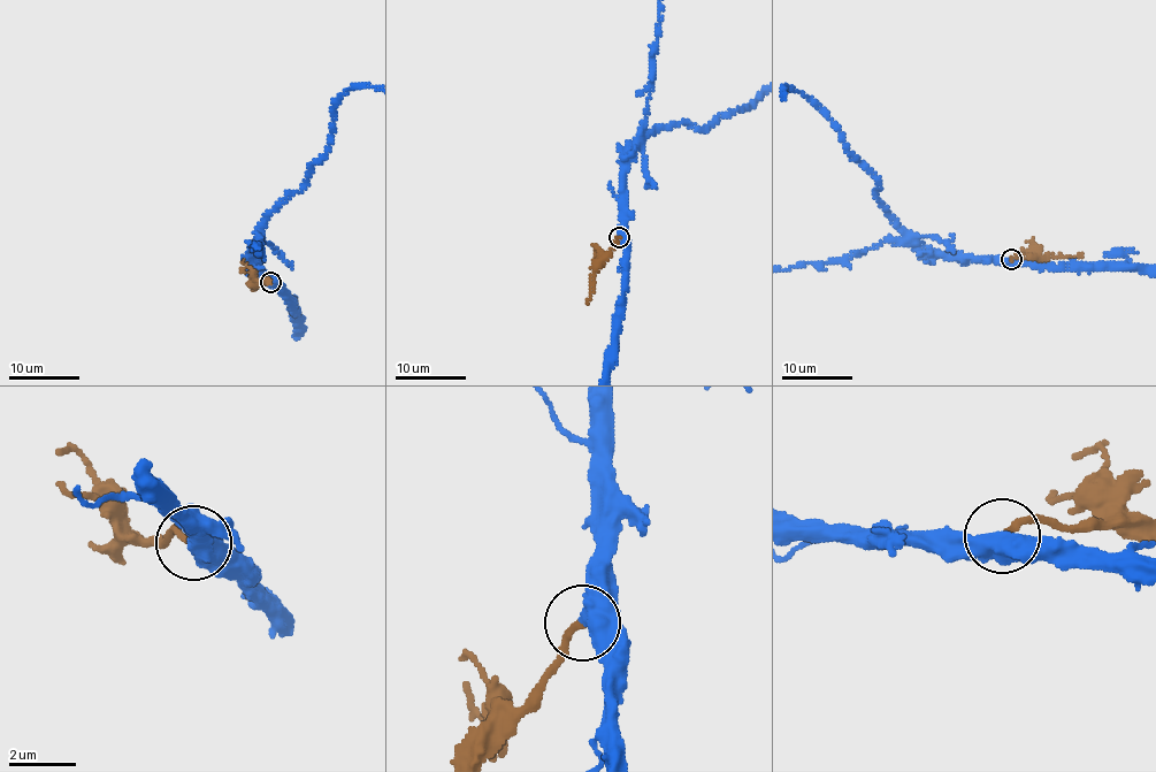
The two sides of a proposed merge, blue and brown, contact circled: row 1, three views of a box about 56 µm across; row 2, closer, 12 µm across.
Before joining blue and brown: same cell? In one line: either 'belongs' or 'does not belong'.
belongs

